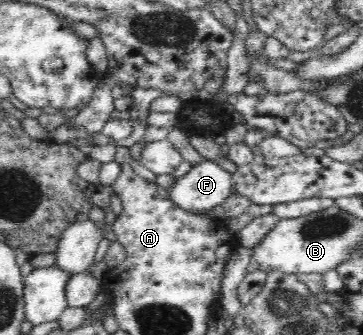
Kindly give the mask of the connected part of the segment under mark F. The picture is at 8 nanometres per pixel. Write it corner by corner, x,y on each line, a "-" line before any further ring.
205,160
192,166
182,178
168,188
171,201
191,213
206,213
221,205
234,185
232,174
217,162

